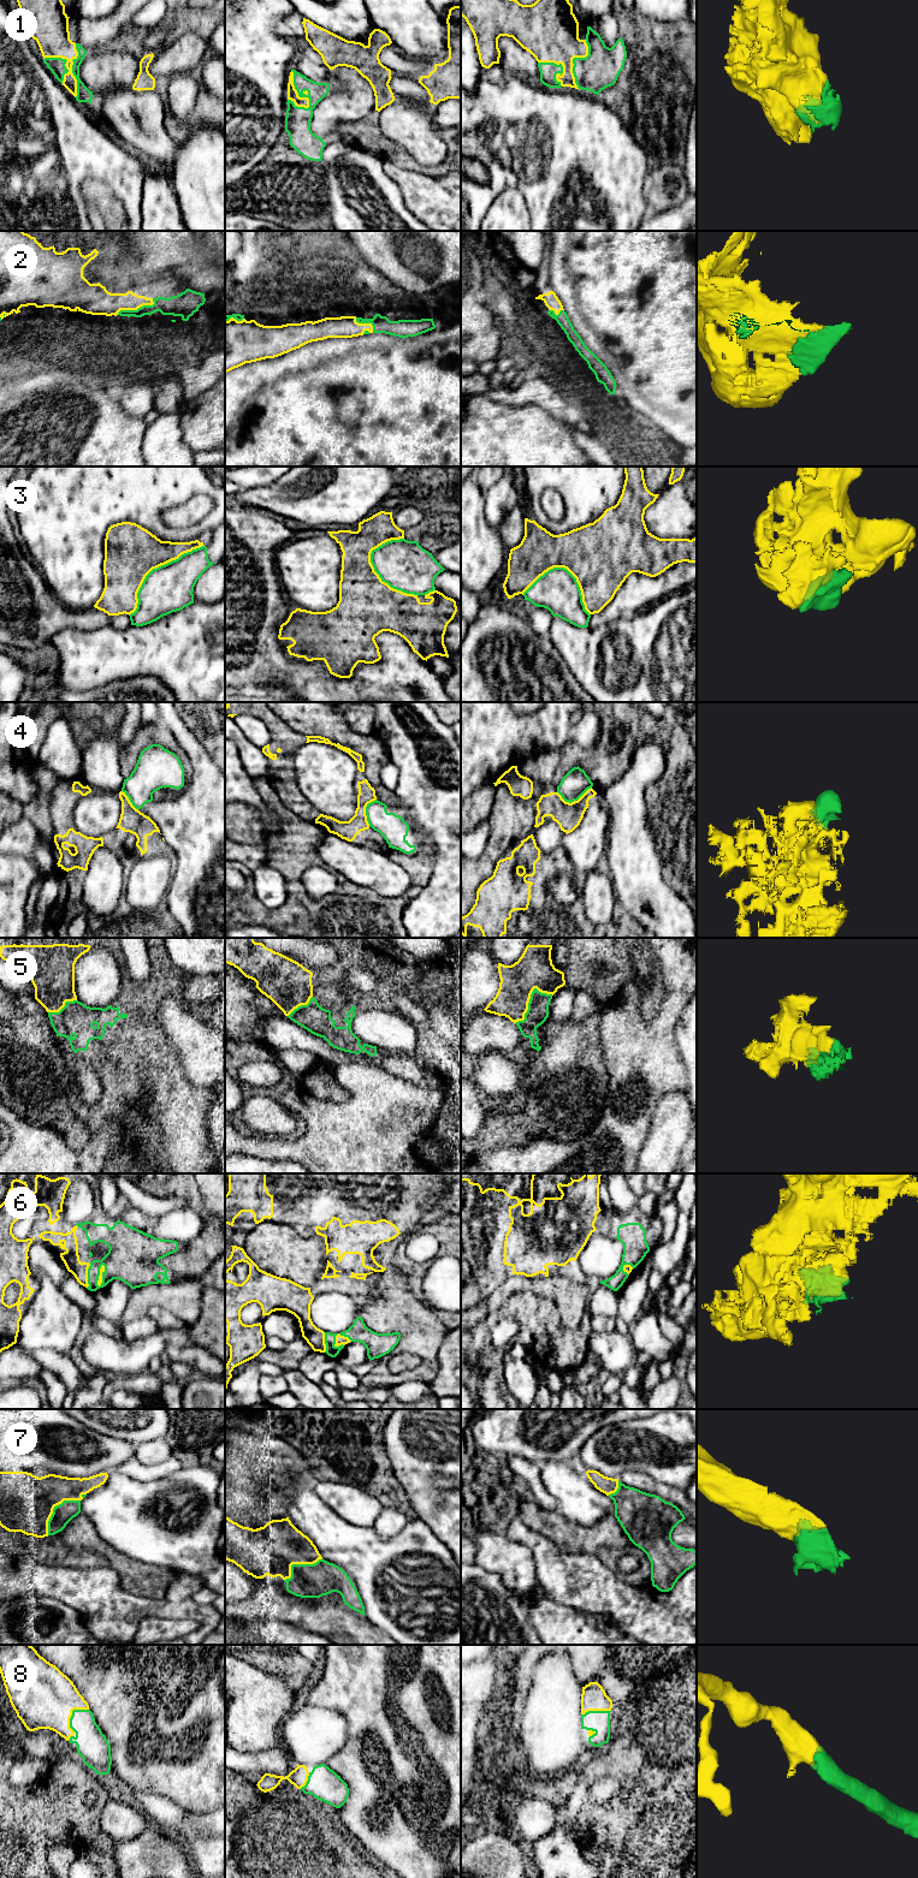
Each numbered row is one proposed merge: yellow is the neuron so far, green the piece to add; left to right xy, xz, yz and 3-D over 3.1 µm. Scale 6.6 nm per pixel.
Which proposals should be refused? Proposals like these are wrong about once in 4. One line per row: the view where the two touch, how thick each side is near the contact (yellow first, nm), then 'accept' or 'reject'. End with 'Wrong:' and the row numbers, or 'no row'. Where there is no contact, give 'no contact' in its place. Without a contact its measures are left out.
1: contact in xz; calibres 70 and 180 nm; accept
2: contact in xy; calibres 170 and 130 nm; accept
3: contact in xy; calibres 360 and 320 nm; reject
4: contact in yz; calibres 180 and 180 nm; reject
5: contact in yz; calibres 260 and 140 nm; accept
6: contact in xz; calibres 60 and 80 nm; accept
7: contact in xy; calibres 360 and 140 nm; accept
8: contact in xy; calibres 420 and 200 nm; accept
Wrong: 3, 4

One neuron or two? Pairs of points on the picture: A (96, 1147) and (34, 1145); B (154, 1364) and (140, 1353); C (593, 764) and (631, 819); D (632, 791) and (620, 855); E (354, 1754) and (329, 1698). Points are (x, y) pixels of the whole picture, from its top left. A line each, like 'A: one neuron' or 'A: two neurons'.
A: one neuron
B: two neurons
C: two neurons
D: one neuron
E: one neuron

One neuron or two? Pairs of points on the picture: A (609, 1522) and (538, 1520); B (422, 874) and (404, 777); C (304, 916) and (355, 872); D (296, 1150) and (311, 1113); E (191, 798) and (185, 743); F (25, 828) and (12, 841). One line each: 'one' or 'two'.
A: one
B: two
C: two
D: one
E: one
F: one

